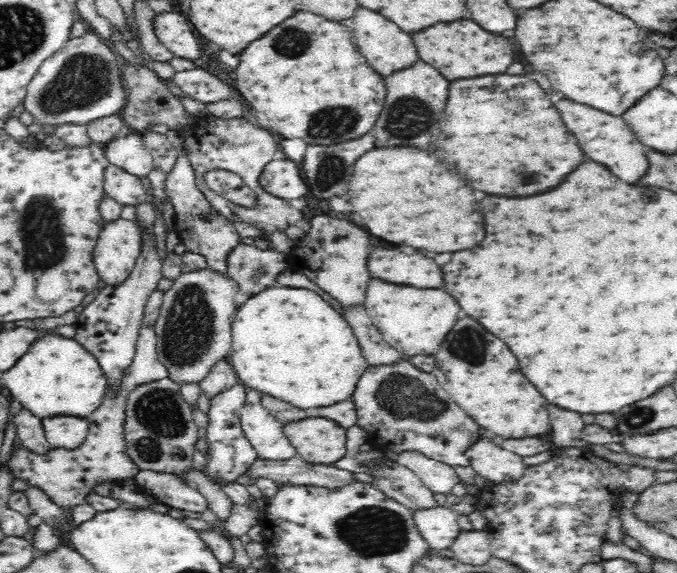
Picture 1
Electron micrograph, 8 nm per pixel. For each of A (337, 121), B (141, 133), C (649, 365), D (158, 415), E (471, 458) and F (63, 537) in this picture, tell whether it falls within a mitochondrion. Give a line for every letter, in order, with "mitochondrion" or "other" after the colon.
A: mitochondrion
B: other
C: other
D: mitochondrion
E: other
F: other

